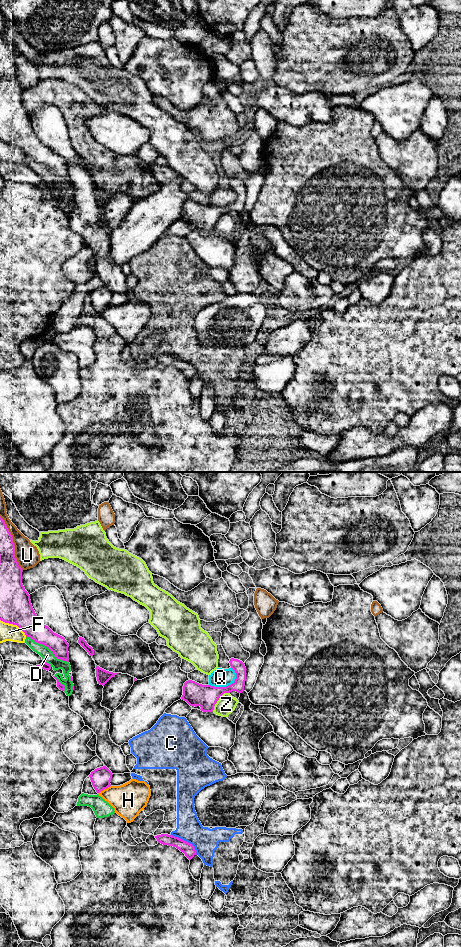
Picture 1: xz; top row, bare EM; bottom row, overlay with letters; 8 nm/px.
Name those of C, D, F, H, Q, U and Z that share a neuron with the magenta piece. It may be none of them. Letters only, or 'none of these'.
none of these

